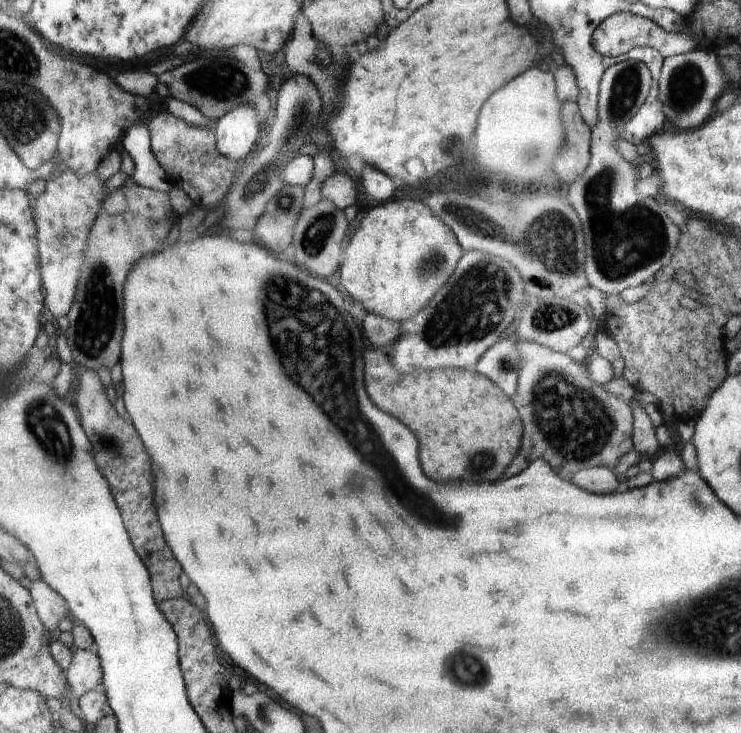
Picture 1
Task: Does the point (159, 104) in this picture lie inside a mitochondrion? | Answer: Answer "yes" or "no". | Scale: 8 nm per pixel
no

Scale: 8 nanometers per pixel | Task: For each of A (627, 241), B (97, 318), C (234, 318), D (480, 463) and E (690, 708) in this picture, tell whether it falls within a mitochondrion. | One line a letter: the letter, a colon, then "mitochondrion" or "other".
A: mitochondrion
B: mitochondrion
C: other
D: mitochondrion
E: other

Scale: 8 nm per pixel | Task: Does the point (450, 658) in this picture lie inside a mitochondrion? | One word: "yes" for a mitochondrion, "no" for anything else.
yes

